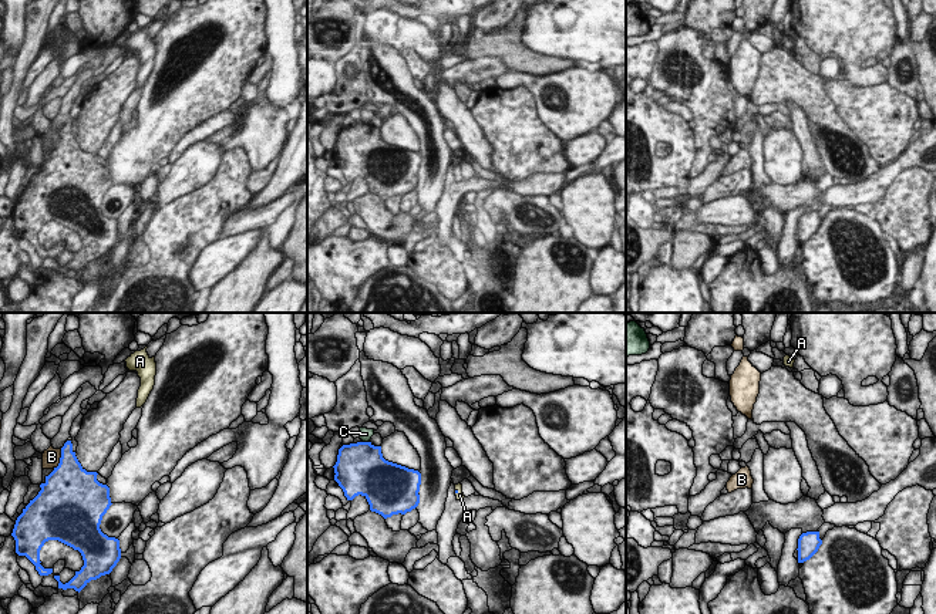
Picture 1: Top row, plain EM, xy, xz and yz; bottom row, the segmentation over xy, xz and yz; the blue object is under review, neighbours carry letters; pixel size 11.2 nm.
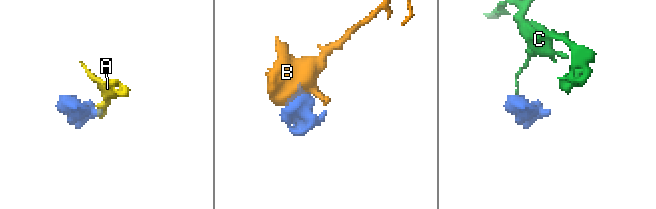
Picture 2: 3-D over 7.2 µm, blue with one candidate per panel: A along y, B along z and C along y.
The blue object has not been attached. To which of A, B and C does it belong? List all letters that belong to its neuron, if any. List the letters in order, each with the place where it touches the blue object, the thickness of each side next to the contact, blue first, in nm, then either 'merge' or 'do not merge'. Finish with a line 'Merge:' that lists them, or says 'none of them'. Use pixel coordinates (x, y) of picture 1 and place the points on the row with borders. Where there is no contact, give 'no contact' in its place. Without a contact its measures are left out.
A: meets blue in xz at (455, 492); 30 nm thick on the blue side, 90 nm on the other; merge
B: meets blue in xy at (60, 458); 380 nm thick on the blue side, 190 nm on the other; do not merge
C: meets blue in xz at (366, 442); 500 nm thick on the blue side, 130 nm on the other; do not merge
Merge: A

